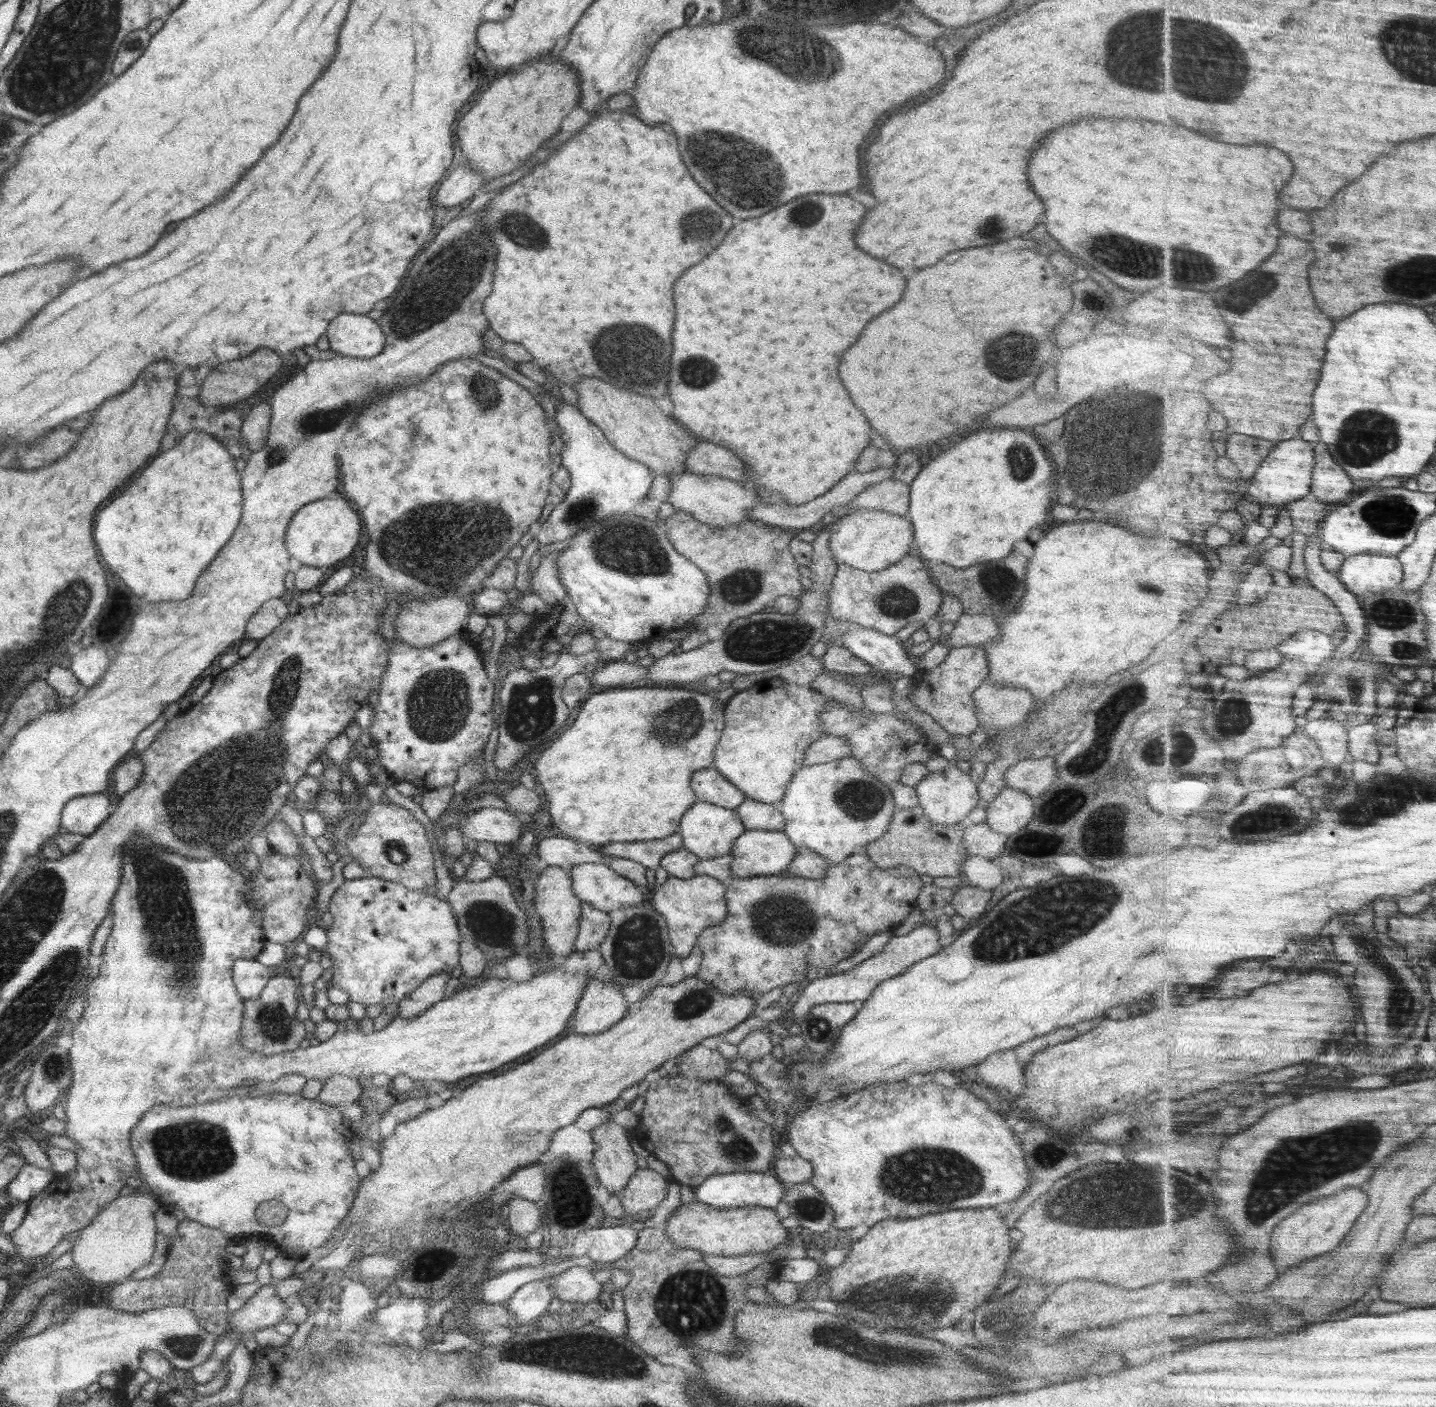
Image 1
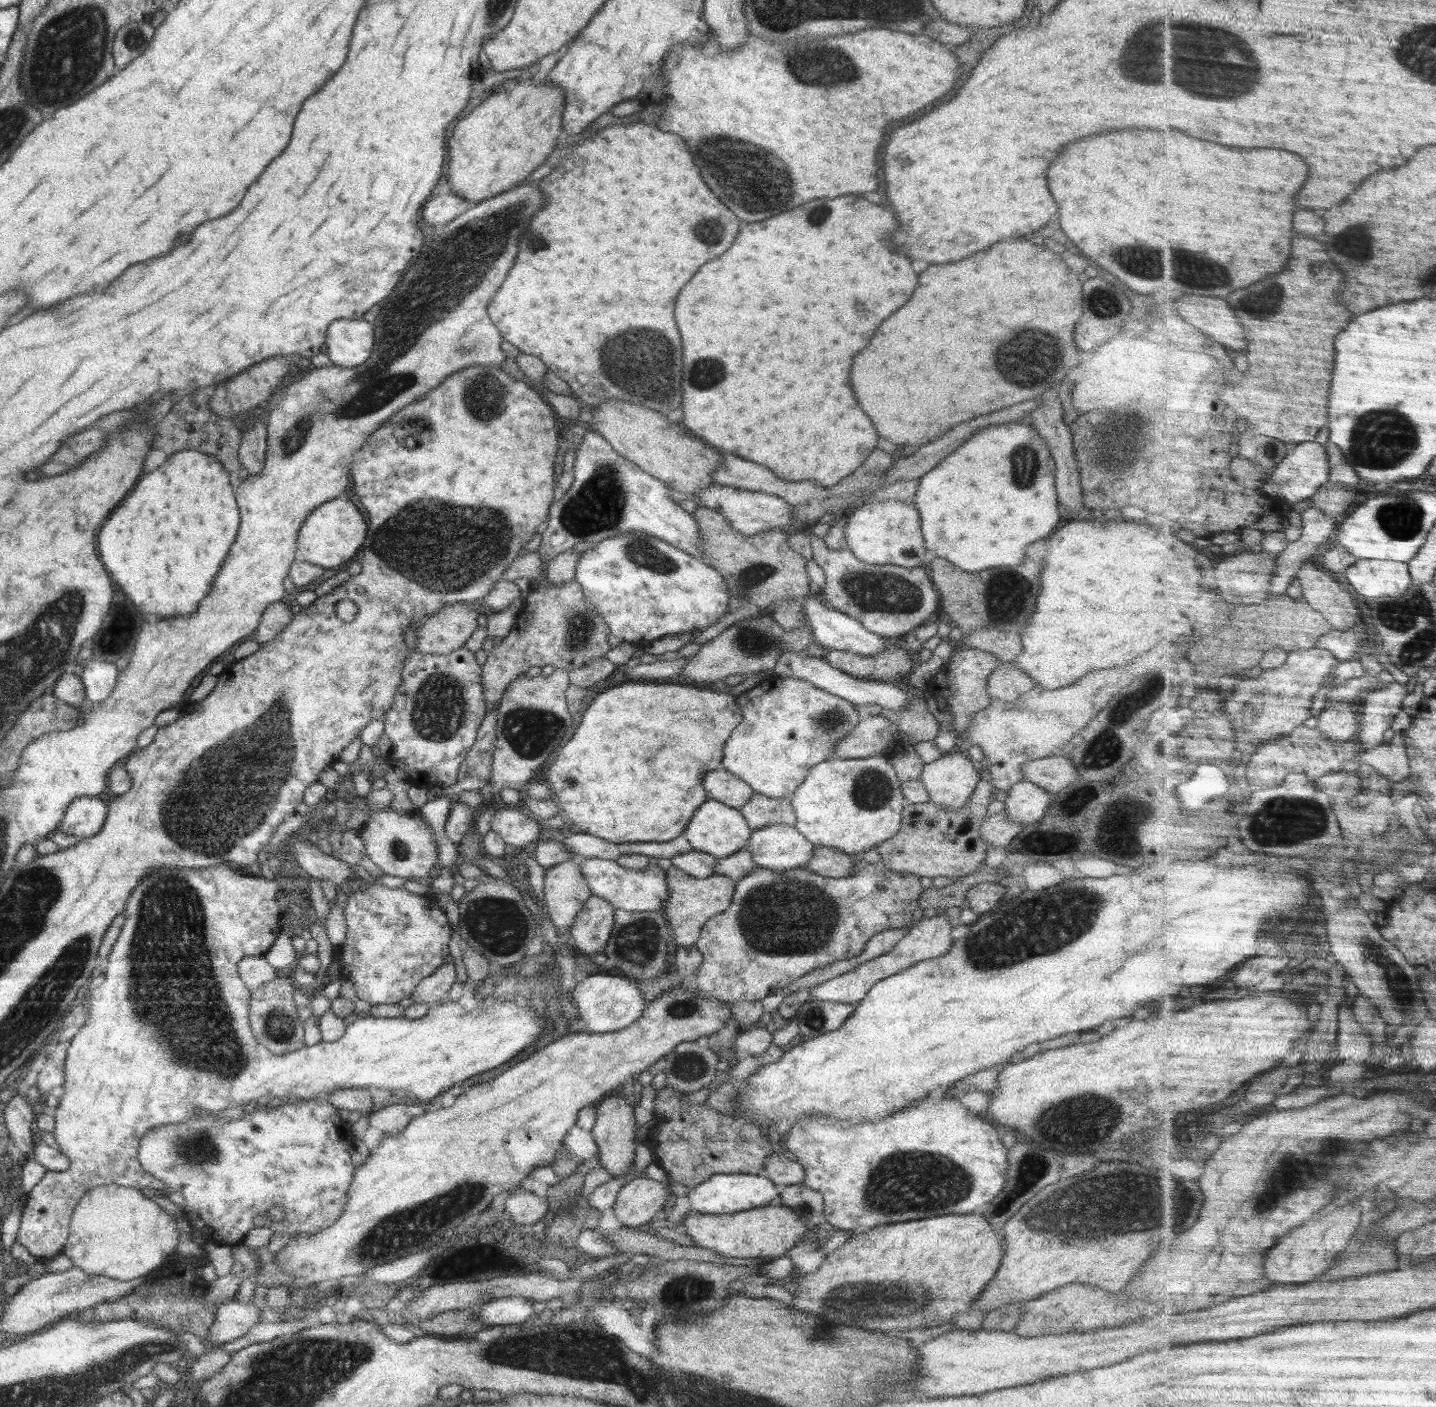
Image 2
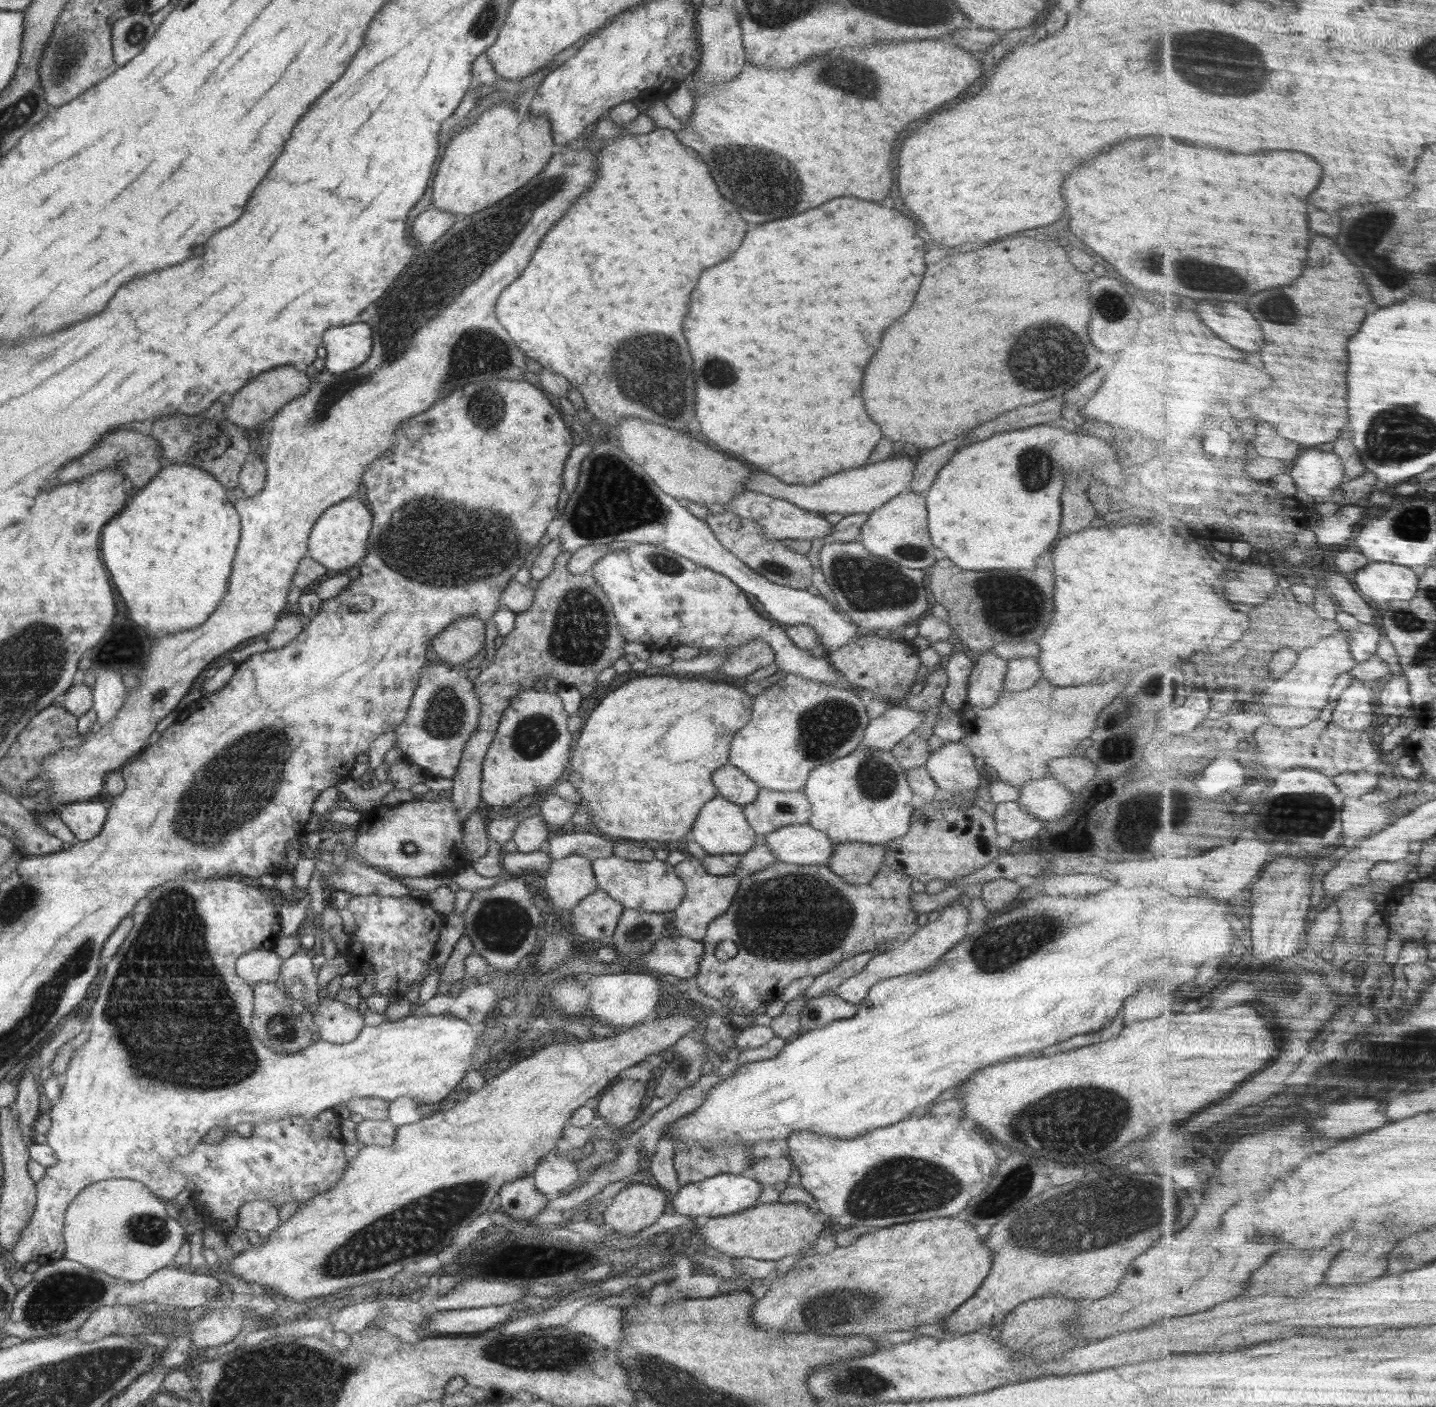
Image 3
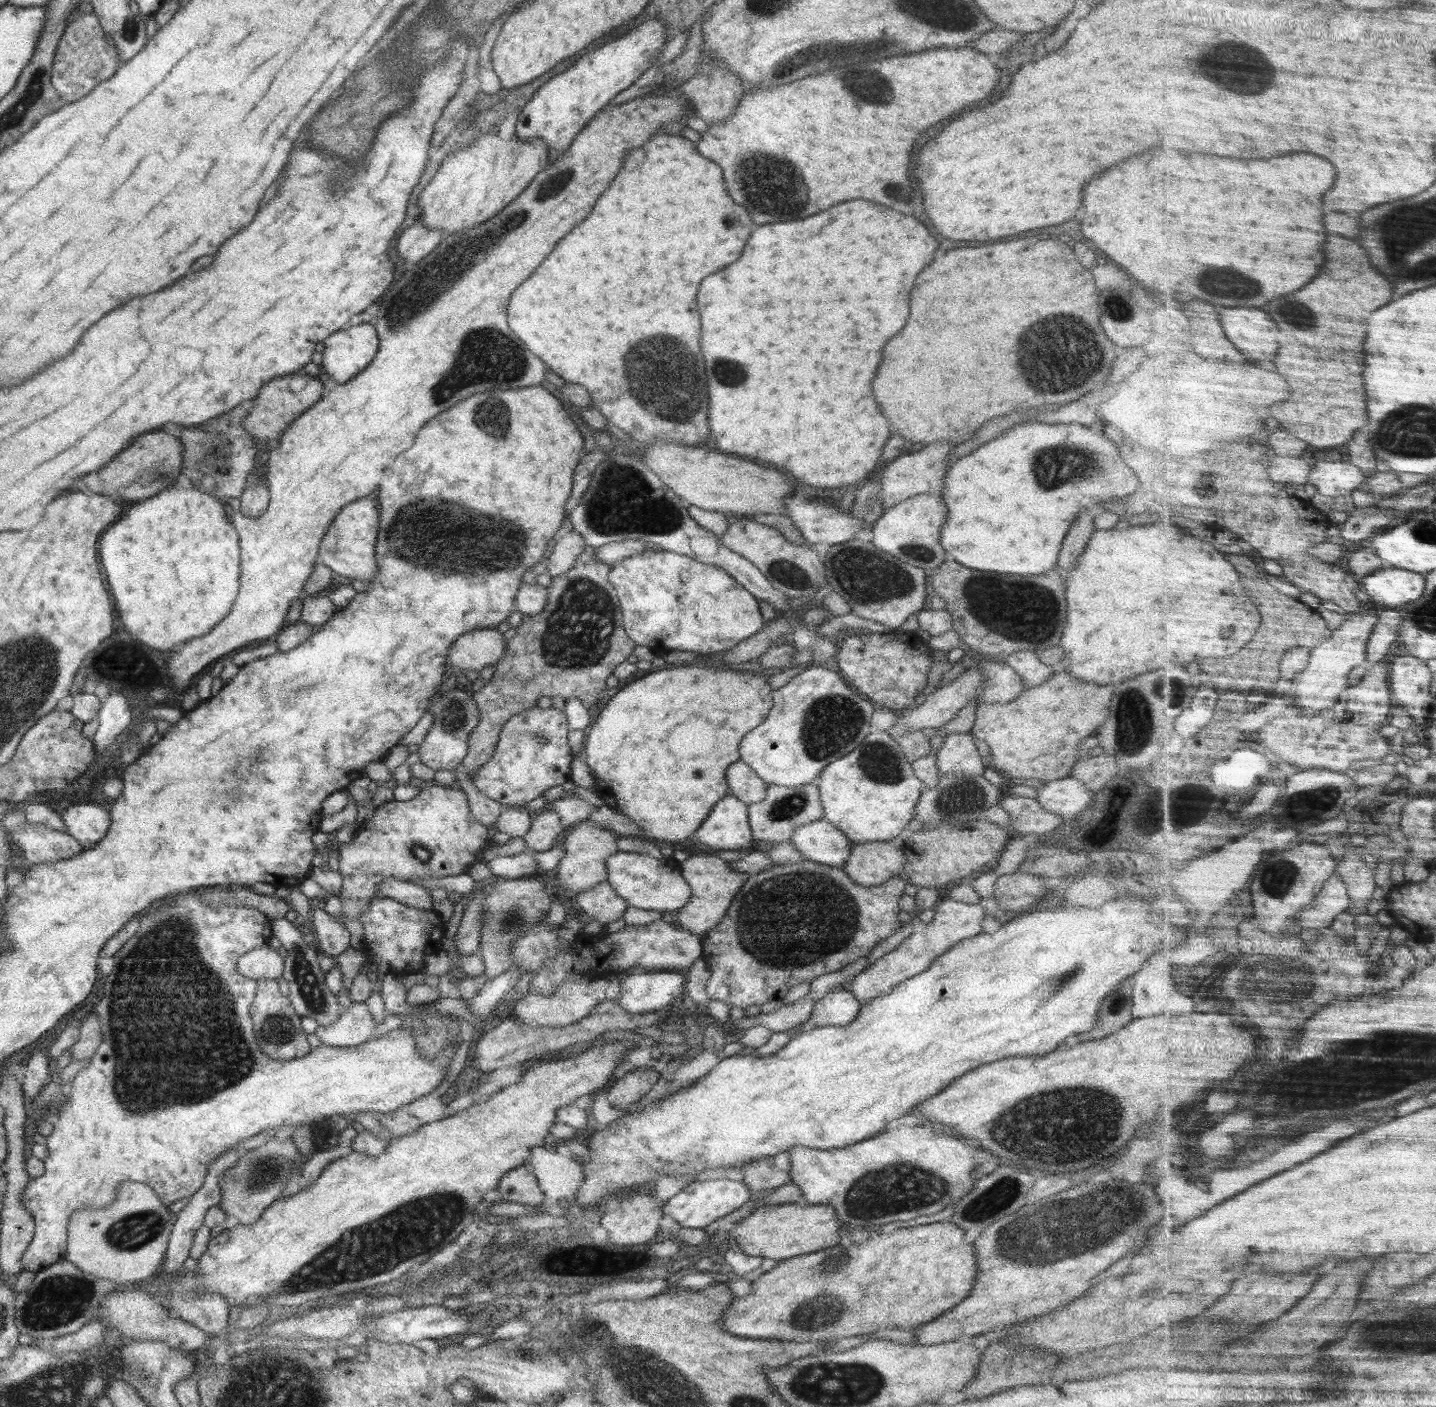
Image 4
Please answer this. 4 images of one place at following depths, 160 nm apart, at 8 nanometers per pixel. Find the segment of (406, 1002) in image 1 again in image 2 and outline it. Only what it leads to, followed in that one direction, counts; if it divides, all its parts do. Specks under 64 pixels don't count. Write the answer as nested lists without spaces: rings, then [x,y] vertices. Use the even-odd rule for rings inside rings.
[[[442,964],[430,976],[423,978],[416,985],[411,998],[414,999],[414,1003],[434,1006],[448,999],[448,990],[456,980],[454,964]]]

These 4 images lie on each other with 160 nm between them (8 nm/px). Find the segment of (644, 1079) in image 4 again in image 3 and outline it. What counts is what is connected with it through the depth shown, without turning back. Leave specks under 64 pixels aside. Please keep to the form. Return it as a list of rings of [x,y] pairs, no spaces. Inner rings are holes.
[[[622,1079],[608,1087],[597,1106],[597,1114],[604,1117],[608,1126],[622,1130],[627,1124],[634,1126],[642,1110],[647,1082]]]

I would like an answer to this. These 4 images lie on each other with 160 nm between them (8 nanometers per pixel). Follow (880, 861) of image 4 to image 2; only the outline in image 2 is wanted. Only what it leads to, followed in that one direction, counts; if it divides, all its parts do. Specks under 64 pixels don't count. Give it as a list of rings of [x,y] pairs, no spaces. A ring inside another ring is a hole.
[[[813,847],[812,859],[804,868],[826,878],[846,878],[852,876],[854,860],[858,858],[834,847]]]

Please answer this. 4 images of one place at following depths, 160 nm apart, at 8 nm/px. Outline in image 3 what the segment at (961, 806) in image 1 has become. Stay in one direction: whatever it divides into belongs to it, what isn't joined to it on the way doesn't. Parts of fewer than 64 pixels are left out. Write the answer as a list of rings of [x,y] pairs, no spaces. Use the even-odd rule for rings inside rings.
[[[963,741],[944,742],[940,748],[932,751],[925,767],[932,780],[939,786],[940,793],[960,794],[966,790],[974,790],[980,784],[981,774],[974,765],[975,756]]]

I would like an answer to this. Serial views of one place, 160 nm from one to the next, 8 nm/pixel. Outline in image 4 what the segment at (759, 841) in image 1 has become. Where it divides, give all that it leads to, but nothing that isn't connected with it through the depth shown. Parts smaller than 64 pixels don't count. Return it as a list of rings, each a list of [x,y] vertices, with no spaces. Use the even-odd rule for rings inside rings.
[[[824,819],[797,827],[790,842],[800,851],[800,856],[804,856],[804,860],[840,869],[844,867],[844,863],[850,855],[852,843],[840,830],[836,829],[836,826],[832,826],[828,820]]]

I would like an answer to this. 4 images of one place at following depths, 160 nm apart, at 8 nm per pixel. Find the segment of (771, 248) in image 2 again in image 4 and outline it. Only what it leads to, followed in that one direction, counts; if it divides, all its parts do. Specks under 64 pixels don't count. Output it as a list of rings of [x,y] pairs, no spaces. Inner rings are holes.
[[[868,200],[838,204],[838,206],[832,206],[830,210],[824,210],[810,218],[800,218],[794,222],[776,222],[776,224],[760,226],[750,236],[740,260],[732,262],[730,266],[726,266],[716,274],[706,276],[698,290],[698,310],[702,316],[702,330],[704,330],[700,344],[702,344],[702,356],[706,360],[708,394],[710,394],[708,424],[714,434],[714,440],[718,442],[718,446],[713,447],[718,448],[719,451],[728,452],[727,455],[734,456],[736,452],[741,458],[744,456],[748,460],[756,460],[758,464],[762,462],[774,464],[774,468],[778,466],[778,470],[784,470],[788,476],[816,489],[857,486],[861,483],[858,480],[874,472],[876,466],[879,468],[881,464],[878,458],[882,454],[886,440],[890,438],[890,422],[884,418],[884,414],[880,414],[880,408],[872,394],[872,380],[876,376],[878,364],[882,362],[880,352],[884,350],[886,342],[904,328],[908,320],[908,302],[910,302],[912,284],[918,278],[920,270],[932,262],[936,248],[938,248],[938,242],[930,236],[930,232],[922,222],[918,222],[908,214],[896,212],[892,208],[886,208]]]

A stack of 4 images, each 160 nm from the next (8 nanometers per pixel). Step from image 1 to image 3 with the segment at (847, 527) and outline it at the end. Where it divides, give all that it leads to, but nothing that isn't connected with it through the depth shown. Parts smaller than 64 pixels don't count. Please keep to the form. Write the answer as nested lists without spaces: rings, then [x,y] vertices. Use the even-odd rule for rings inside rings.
[[[910,488],[885,502],[878,510],[873,510],[867,515],[866,520],[861,529],[860,542],[874,556],[922,571],[937,561],[938,550],[932,544],[927,525],[925,497],[921,497]]]

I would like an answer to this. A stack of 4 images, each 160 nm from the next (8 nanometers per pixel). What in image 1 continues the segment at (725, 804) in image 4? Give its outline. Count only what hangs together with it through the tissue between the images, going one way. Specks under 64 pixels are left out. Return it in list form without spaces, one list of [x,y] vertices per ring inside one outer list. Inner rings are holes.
[[[696,802],[682,816],[678,832],[683,839],[683,845],[699,861],[706,861],[730,855],[736,838],[745,832],[745,828],[735,811],[708,802]]]

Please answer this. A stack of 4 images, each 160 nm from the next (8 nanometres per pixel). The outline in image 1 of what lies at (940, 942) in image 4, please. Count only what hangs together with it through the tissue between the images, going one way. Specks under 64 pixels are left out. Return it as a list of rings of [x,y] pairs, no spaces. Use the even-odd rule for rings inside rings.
[[[921,923],[906,936],[895,935],[886,944],[882,952],[875,954],[872,958],[863,960],[857,964],[852,970],[837,974],[834,976],[819,976],[810,984],[807,984],[798,992],[798,1001],[794,1003],[792,1008],[792,1020],[796,1022],[803,1017],[813,1006],[828,1002],[854,1002],[854,1000],[865,1001],[871,996],[872,991],[880,984],[880,982],[889,978],[903,974],[915,962],[920,962],[924,958],[935,956],[941,949],[938,942],[938,932],[932,923]]]

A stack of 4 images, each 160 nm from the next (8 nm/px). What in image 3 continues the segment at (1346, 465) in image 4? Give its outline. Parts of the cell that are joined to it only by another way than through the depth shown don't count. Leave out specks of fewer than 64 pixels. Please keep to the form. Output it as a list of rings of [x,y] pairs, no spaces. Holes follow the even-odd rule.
[[[1308,447],[1293,464],[1291,476],[1296,487],[1313,497],[1330,499],[1347,478],[1346,465],[1335,451],[1322,452],[1319,448]]]

